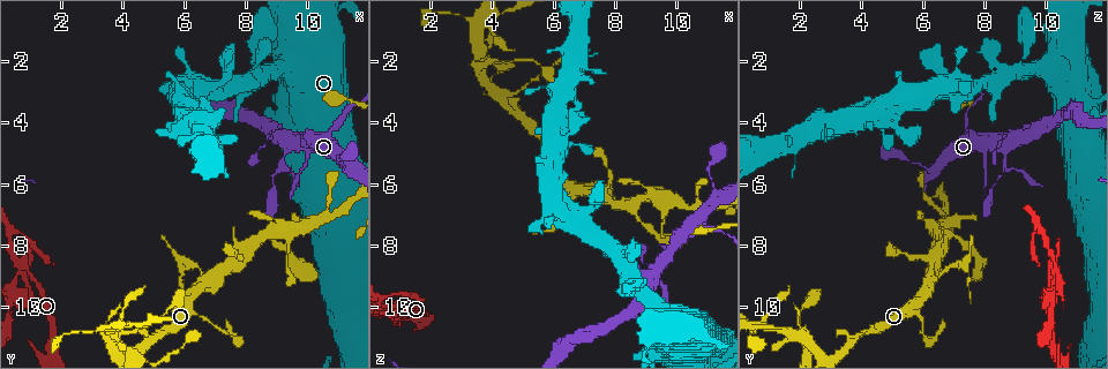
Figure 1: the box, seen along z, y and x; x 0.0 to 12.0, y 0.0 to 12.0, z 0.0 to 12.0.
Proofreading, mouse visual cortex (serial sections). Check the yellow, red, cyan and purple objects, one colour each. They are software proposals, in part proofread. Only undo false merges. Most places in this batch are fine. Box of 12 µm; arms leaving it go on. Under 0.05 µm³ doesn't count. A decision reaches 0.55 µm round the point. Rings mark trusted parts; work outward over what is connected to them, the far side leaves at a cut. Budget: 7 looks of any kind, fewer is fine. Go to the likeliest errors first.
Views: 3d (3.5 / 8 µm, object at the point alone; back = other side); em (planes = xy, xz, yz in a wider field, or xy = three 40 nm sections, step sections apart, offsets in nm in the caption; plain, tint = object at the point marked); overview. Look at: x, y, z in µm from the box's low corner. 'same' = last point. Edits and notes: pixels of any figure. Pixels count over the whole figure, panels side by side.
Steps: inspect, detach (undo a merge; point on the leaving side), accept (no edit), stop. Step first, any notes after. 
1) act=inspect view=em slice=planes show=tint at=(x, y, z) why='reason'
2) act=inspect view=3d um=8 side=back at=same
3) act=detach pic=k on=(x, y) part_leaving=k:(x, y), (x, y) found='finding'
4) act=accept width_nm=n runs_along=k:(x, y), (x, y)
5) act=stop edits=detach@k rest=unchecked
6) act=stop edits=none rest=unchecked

act=inspect view=3d um=8 at=(1.0, 8.7, 10.1) why='a fork'

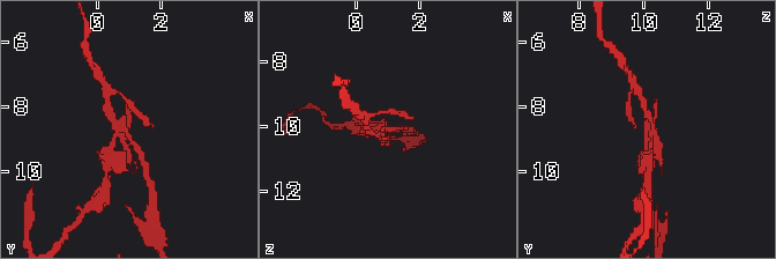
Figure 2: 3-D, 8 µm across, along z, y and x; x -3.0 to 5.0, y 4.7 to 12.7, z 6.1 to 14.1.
act=inspect view=3d um=3.5 at=(0.9, 8.7, 10.1)

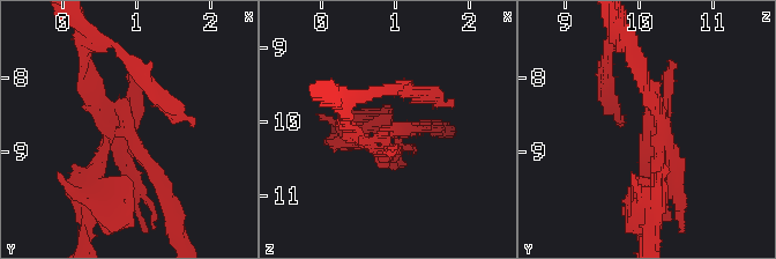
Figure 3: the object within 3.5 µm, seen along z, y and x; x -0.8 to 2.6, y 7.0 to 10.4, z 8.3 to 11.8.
act=inspect view=em slice=xy step=1 show=tint at=(0.90, 8.70, 10.15) why='shape alone is not enough'

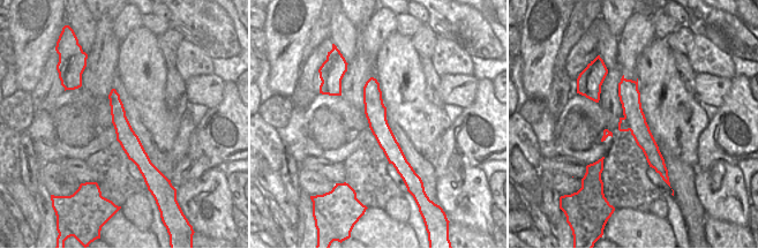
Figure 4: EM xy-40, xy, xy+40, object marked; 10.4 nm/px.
act=detach pic=3 on=(341, 137) part_leaving=3:(380, 138), (368, 143), (344, 135) found='two cells meet here'

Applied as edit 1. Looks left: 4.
act=inspect view=3d um=8 at=(1.7, 11.3, 10.2) why='a fork'

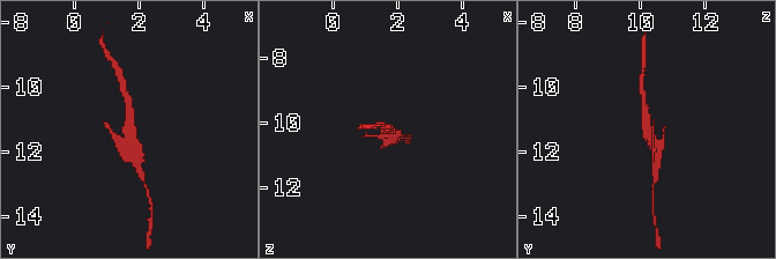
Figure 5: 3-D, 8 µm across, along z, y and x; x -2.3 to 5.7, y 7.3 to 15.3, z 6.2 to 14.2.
act=inspect view=em slice=xy step=3 show=tint at=(1.7, 11.4, 10.2)

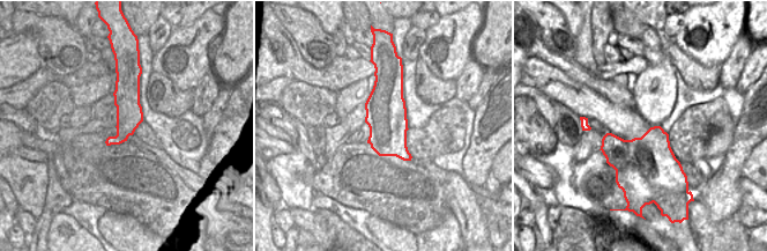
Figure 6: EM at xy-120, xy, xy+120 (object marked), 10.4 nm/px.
act=detach pic=5 on=(655, 170) found='a second cell is stuck on'

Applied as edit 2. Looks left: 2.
act=inspect view=3d um=8 at=(6.4, 10.3, 5.9) why='sudden change in width'

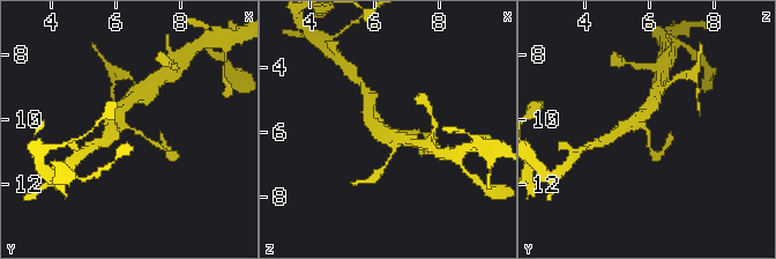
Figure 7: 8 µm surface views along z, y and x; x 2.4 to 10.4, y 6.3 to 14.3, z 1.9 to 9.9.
act=inspect view=em slice=xy step=3 show=tint at=(6.4, 10.3, 6.0) why='need the tissue'

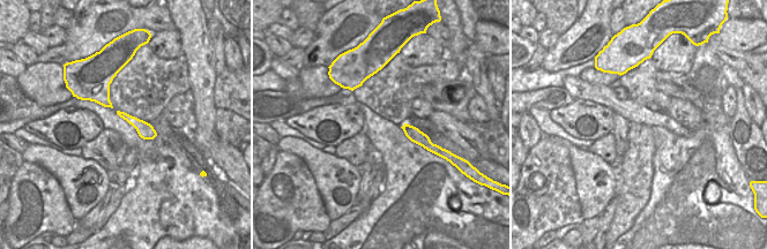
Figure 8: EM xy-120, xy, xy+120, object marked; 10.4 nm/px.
act=accept runs_along=7:(112, 119), (117, 115), (161, 146) found='all the same cell'

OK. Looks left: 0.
act=stop edits=detach@3,detach@5 rest=unchecked

